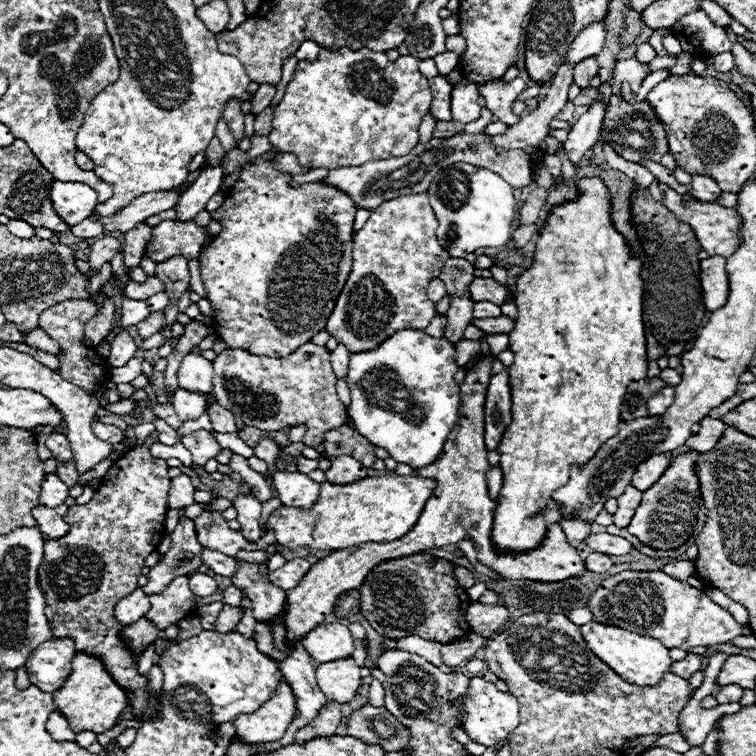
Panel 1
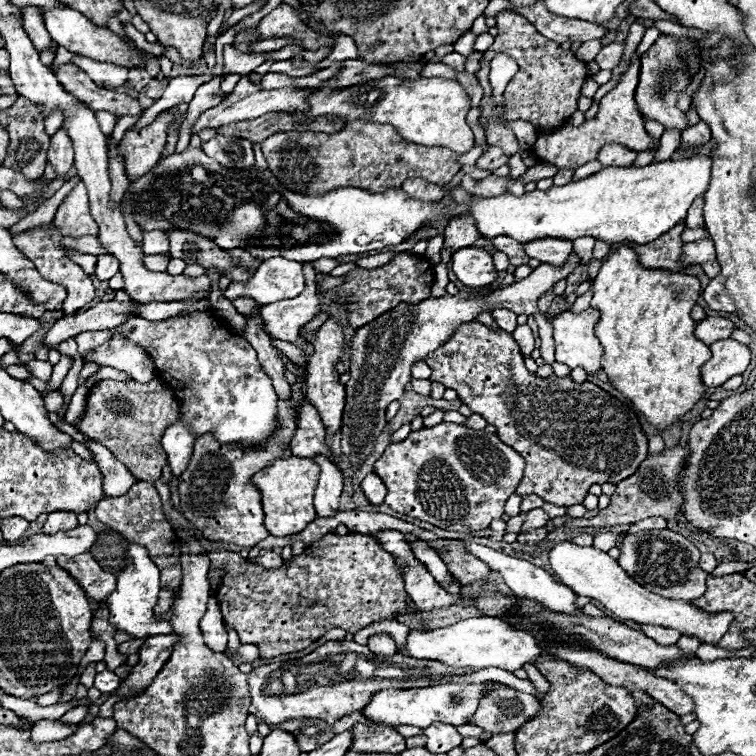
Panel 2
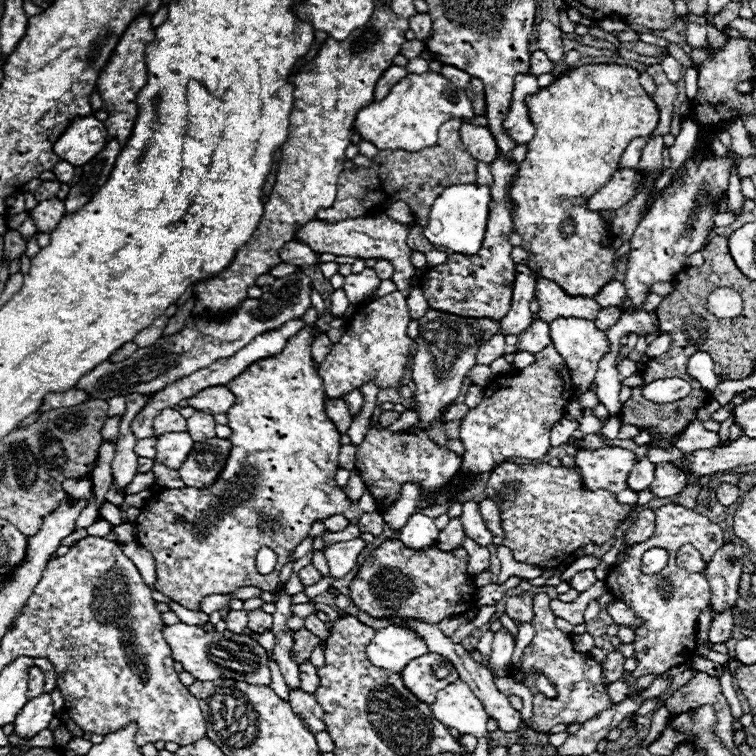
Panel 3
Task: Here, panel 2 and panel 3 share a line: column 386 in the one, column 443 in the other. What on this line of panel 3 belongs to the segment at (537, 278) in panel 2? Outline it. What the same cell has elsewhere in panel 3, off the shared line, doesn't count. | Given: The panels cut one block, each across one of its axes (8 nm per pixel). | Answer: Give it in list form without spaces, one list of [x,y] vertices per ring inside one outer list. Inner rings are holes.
[[[428,308],[426,314],[418,318],[418,326],[420,334],[414,340],[412,380],[416,384],[414,398],[418,402],[416,412],[420,414],[420,424],[416,424],[414,428],[424,430],[430,422],[440,420],[440,412],[444,406],[456,400],[468,370],[476,364],[474,358],[478,348],[496,332],[500,332],[500,322],[488,318],[462,318],[456,314]]]

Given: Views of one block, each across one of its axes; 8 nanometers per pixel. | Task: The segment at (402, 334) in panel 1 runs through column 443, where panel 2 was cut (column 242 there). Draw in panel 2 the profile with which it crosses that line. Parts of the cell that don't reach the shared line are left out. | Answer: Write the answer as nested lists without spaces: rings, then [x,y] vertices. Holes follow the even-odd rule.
[[[210,310],[158,322],[128,318],[116,328],[80,332],[76,336],[80,356],[88,356],[98,346],[108,344],[116,334],[148,352],[156,364],[158,378],[176,394],[180,420],[196,438],[212,434],[220,444],[240,444],[258,450],[276,434],[276,428],[280,428],[276,414],[278,396],[272,378],[262,370],[256,350],[242,336],[226,330]]]

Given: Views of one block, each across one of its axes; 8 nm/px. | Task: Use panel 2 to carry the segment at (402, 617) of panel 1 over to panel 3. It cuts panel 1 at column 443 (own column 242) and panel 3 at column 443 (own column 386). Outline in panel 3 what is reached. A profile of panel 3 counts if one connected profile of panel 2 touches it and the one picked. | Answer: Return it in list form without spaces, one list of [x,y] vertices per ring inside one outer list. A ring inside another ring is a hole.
[[[388,540],[376,548],[358,570],[350,584],[350,598],[372,618],[404,616],[438,624],[444,618],[476,608],[478,588],[472,578],[466,576],[466,564],[468,554],[464,548],[456,552],[442,552],[438,546],[430,550],[410,550],[400,540]]]

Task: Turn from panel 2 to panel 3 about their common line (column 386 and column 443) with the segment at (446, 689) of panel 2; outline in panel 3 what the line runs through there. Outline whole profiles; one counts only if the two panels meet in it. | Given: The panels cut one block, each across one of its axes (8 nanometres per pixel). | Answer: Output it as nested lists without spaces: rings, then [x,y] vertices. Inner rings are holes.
[[[462,680],[448,684],[438,692],[436,700],[430,704],[432,714],[448,728],[456,728],[462,734],[476,736],[478,744],[488,744],[486,724],[490,716],[486,714],[482,702]]]

